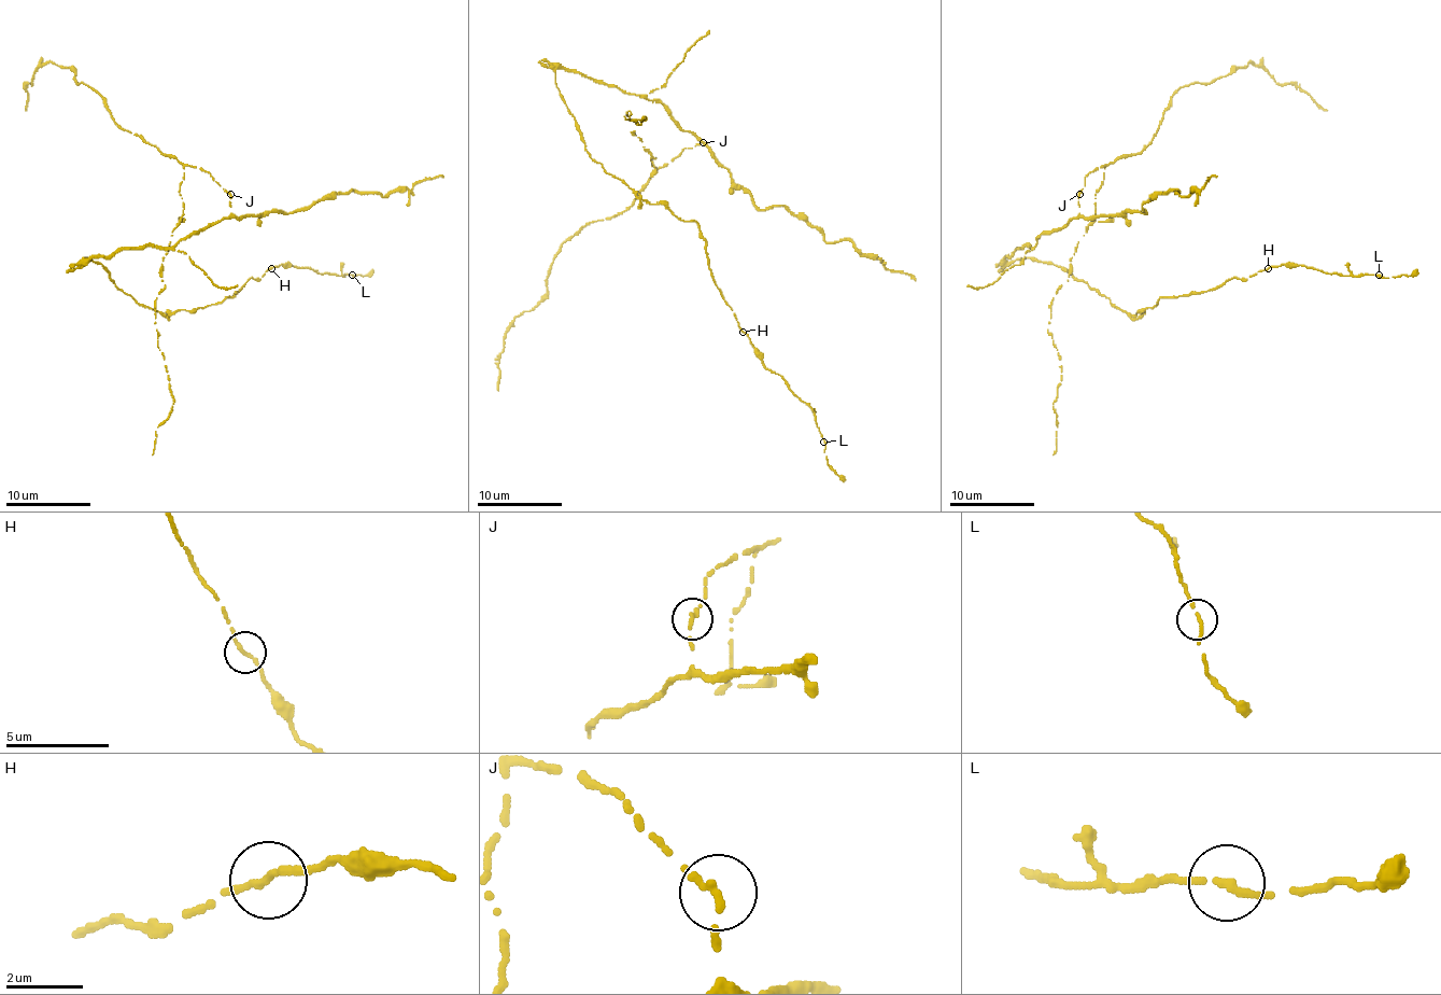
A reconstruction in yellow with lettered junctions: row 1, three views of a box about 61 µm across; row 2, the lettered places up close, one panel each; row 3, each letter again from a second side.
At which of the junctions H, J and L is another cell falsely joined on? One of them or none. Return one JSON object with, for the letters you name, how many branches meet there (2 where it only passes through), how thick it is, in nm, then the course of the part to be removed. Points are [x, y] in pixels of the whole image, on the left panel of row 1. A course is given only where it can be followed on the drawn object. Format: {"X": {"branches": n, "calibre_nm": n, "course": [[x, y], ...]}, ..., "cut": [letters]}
{"J": {"branches": 1, "calibre_nm": 280, "course": [[231, 194], [212, 176], [184, 167], [182, 218], [155, 307], [173, 402], [155, 432], [153, 454]]}, "cut": ["J"]}

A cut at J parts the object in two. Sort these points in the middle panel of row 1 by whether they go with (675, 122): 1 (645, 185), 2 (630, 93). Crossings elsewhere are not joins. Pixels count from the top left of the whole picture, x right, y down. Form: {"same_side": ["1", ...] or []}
{"same_side": ["2"]}

